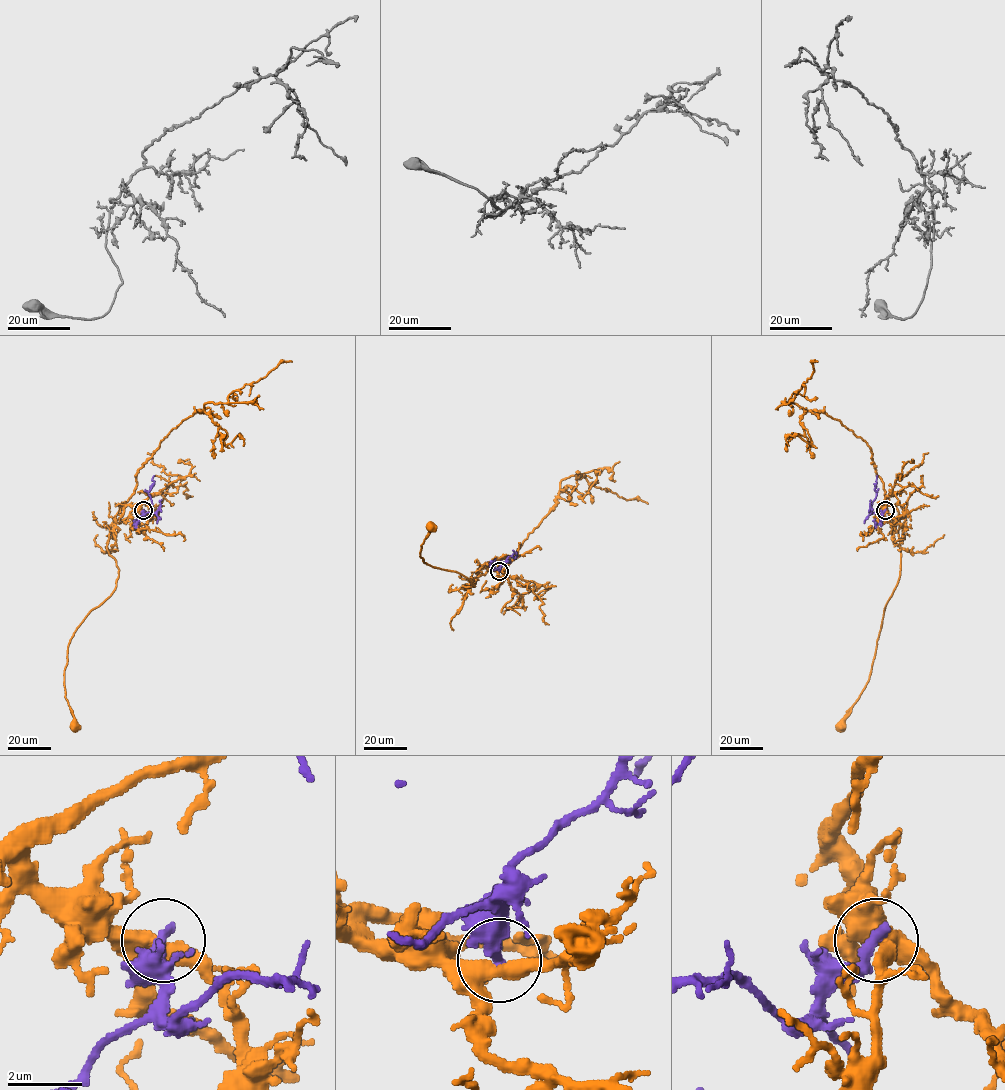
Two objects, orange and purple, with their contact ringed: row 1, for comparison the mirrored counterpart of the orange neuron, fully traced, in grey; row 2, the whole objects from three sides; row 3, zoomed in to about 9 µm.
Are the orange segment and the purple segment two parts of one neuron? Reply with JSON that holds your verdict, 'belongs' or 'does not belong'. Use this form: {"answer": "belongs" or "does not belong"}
{"answer": "does not belong"}

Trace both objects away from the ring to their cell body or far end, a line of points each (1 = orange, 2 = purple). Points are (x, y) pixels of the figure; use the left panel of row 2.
1: (143, 510), (125, 505), (119, 509), (107, 546), (118, 568), (116, 586), (68, 644), (64, 682), (74, 725)
2: (143, 510), (144, 515), (152, 513), (148, 493), (154, 475)

